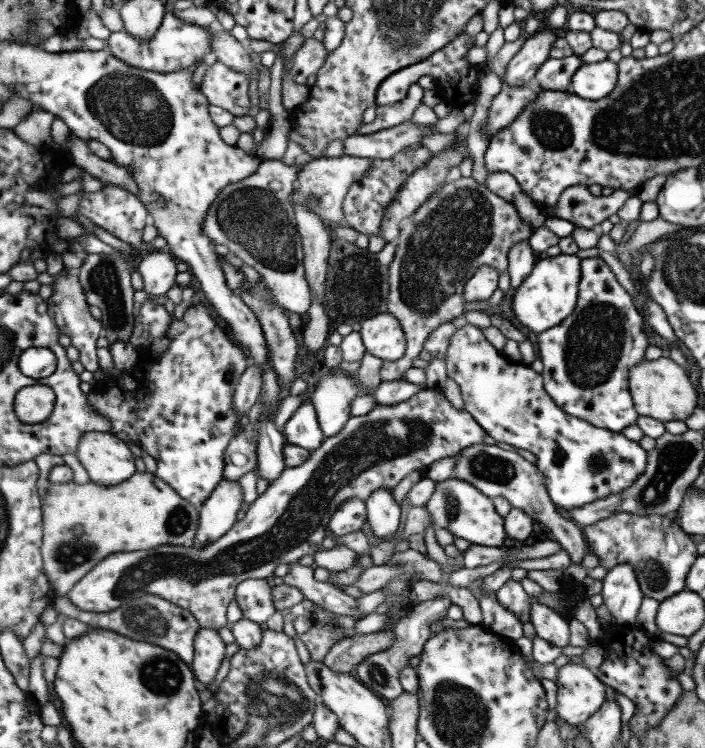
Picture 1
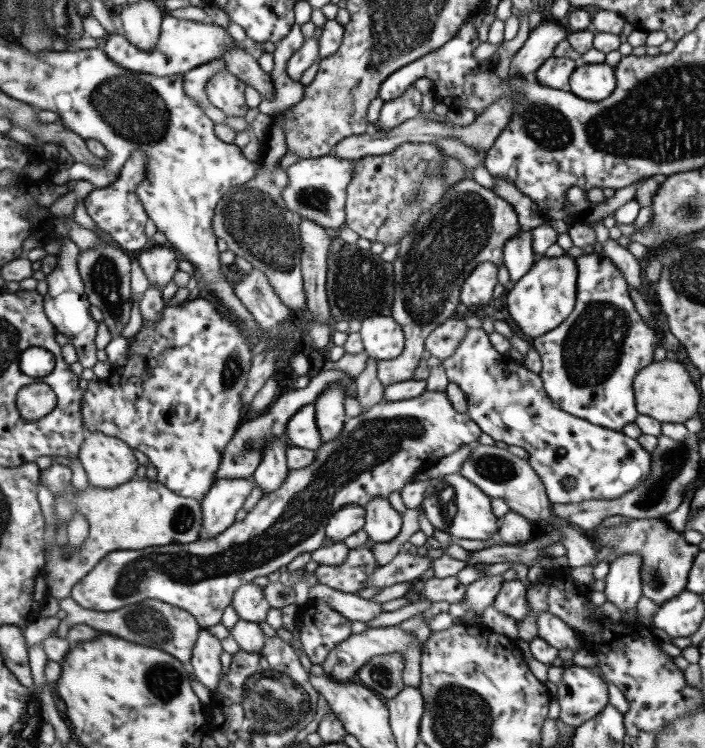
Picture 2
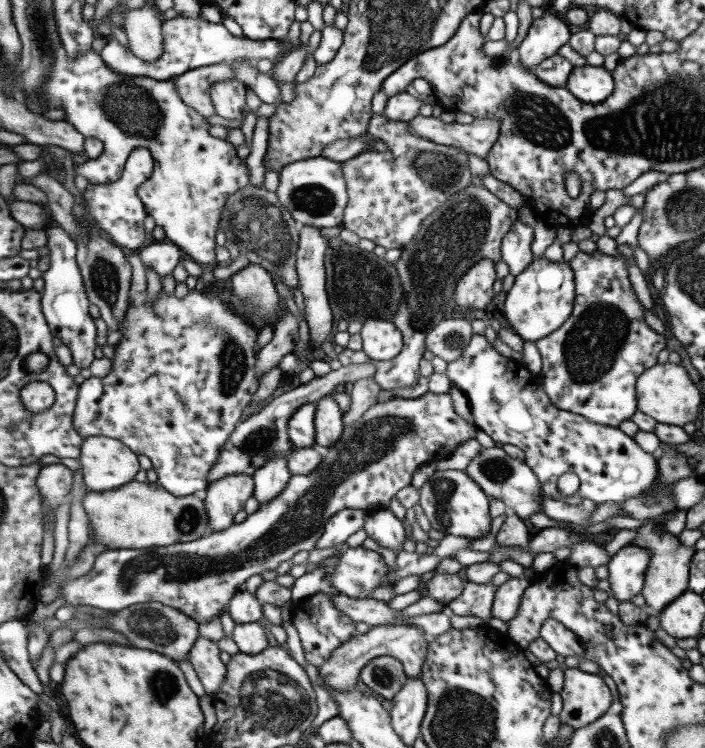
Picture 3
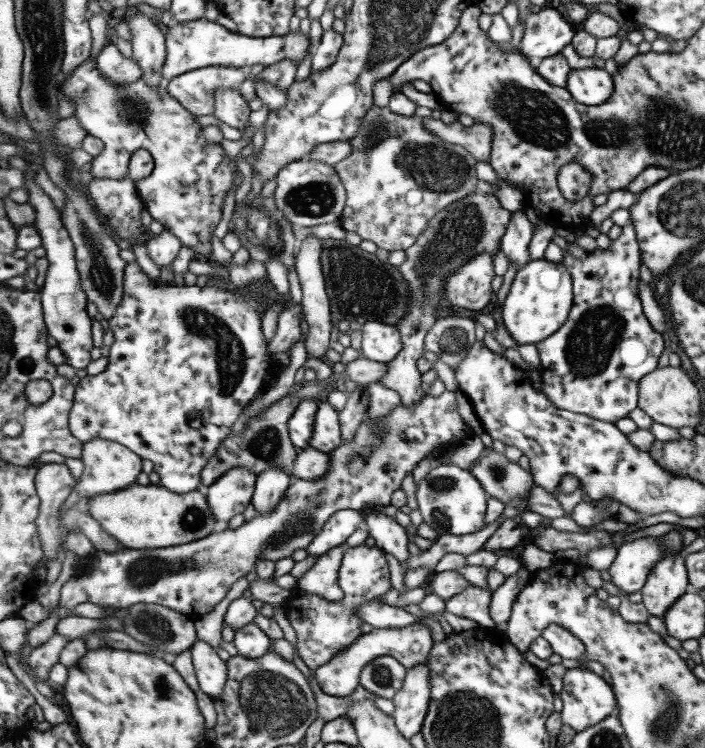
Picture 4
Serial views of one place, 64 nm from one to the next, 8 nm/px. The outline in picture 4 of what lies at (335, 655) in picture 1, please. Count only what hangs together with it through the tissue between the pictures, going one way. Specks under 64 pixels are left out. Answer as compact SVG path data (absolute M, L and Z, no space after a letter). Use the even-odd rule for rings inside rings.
M413 624L413 626L405 626L405 628L373 628L367 634L361 634L359 640L343 650L341 654L335 656L335 660L331 660L331 664L325 664L323 668L319 668L315 672L317 684L319 688L329 694L329 696L337 696L337 698L345 698L349 694L355 692L355 688L359 686L359 678L363 668L379 658L379 656L391 656L395 658L399 664L403 664L407 670L411 670L417 664L423 664L427 660L427 654L431 650L433 638L431 638L431 628L425 624Z

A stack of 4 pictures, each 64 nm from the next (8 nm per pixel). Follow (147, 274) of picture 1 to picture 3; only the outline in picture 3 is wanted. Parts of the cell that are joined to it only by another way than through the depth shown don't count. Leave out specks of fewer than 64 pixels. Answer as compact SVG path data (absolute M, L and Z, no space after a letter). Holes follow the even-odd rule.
M167 238L167 240L155 242L155 244L147 246L147 248L143 248L139 258L143 260L145 266L151 266L153 272L159 272L165 278L169 274L173 276L175 268L181 264L183 248L177 242Z

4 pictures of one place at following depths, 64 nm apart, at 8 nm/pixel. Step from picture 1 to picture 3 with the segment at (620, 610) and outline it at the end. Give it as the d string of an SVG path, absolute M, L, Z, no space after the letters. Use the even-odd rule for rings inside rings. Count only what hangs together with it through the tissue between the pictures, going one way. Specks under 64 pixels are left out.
M623 546L607 564L607 582L611 588L611 598L617 602L629 602L635 594L643 590L643 576L651 562L645 548Z

